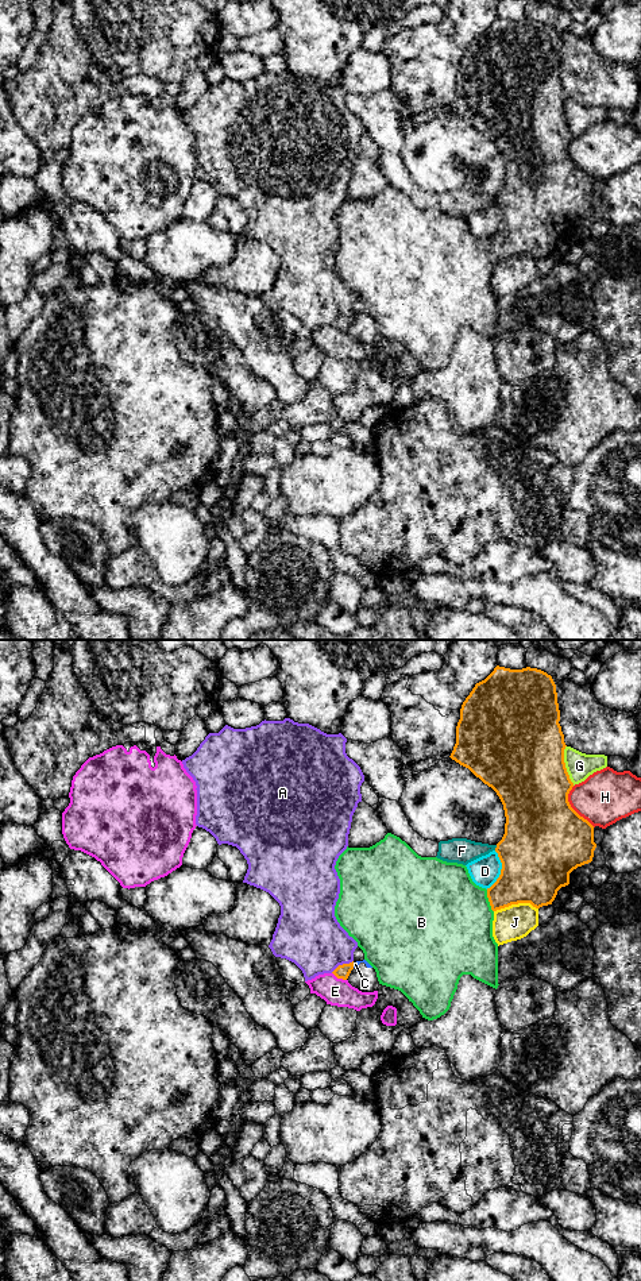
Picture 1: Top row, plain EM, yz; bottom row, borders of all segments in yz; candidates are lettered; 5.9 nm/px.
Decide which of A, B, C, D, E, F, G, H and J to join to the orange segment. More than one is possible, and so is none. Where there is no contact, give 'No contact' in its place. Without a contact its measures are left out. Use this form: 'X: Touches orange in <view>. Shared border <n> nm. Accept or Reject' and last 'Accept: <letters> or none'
A: Touches orange in yz. Shared border 150 nm. Reject
B: Touches orange in yz. Shared border 140 nm. Reject
C: Touches orange in yz. Shared border 30 nm. Reject
D: Touches orange in yz. Shared border 240 nm. Reject
E: Touches orange in yz. Shared border 100 nm. Reject
F: Touches orange in yz. Shared border 40 nm. Reject
G: Touches orange in yz. Shared border 240 nm. Reject
H: Touches orange in yz. Shared border 280 nm. Reject
J: Touches orange in yz. Shared border 260 nm. Reject
Accept: none

